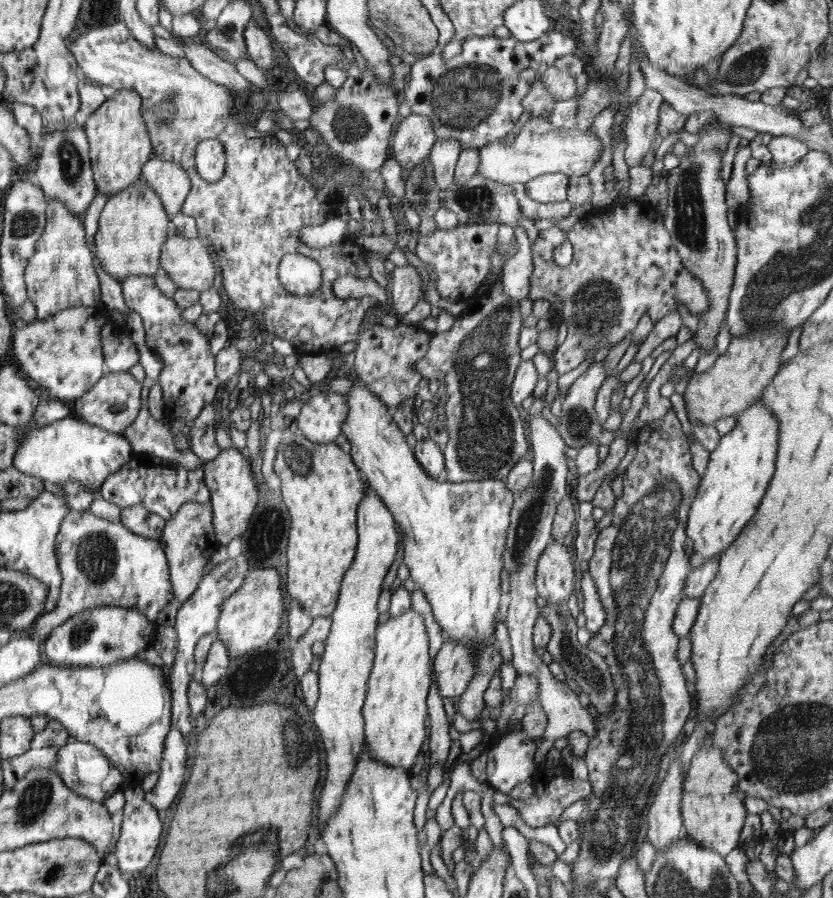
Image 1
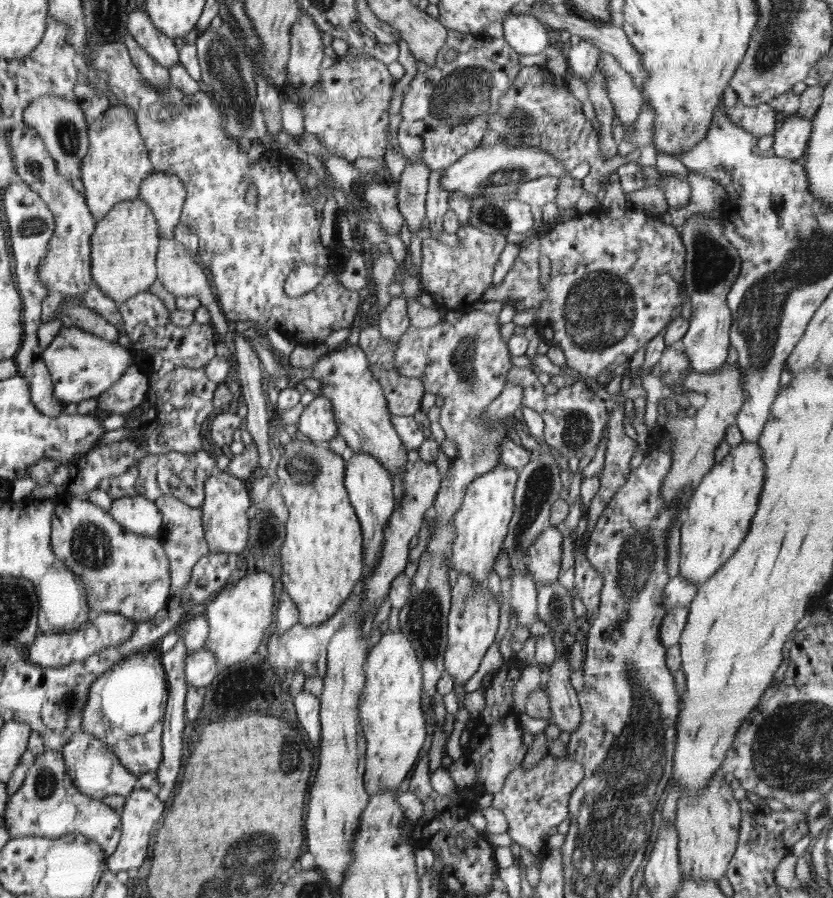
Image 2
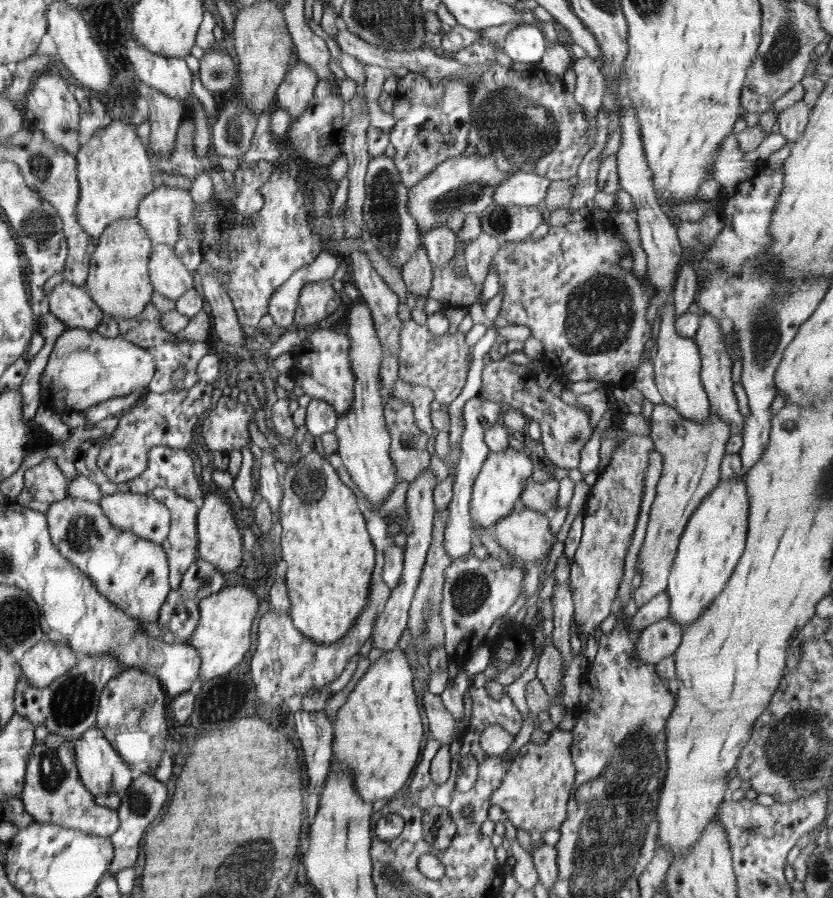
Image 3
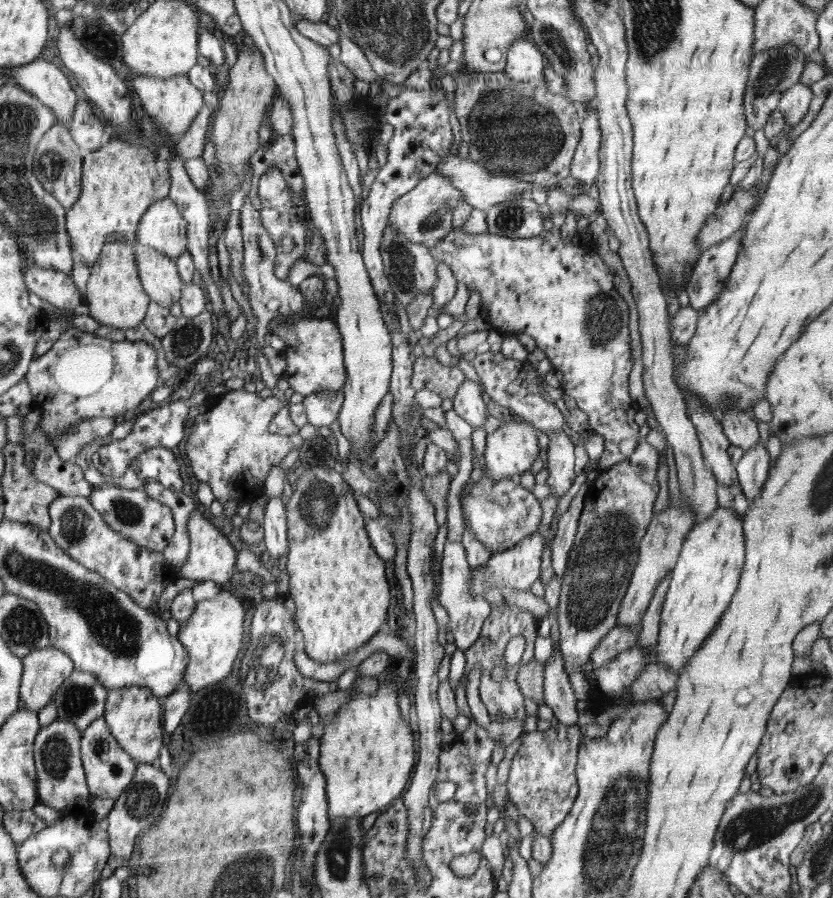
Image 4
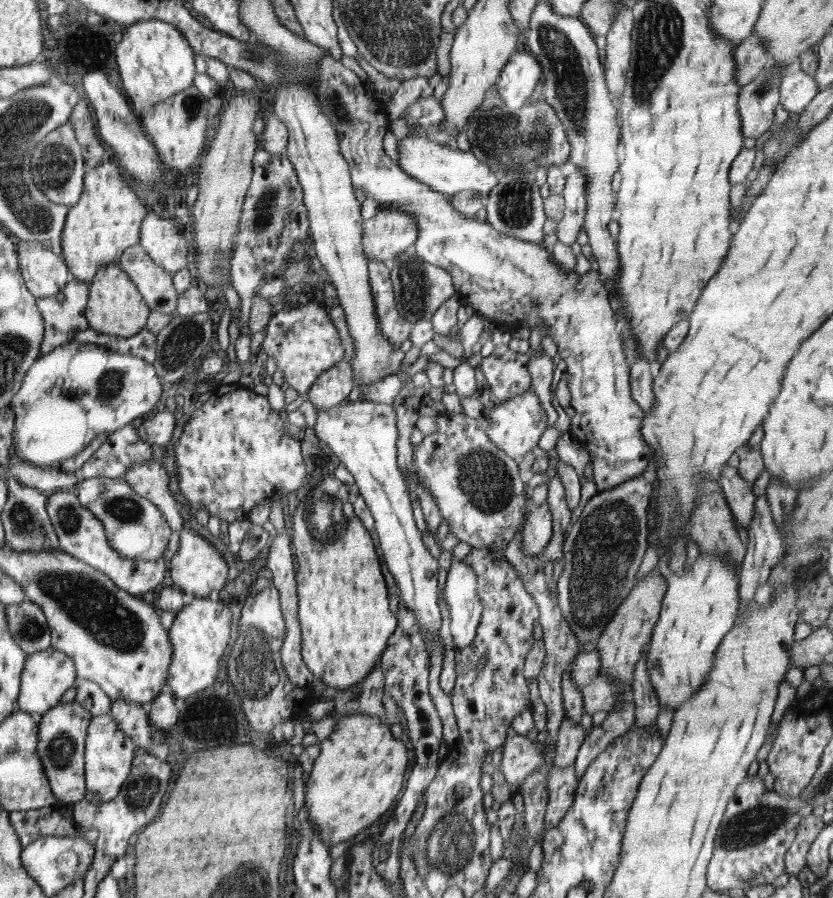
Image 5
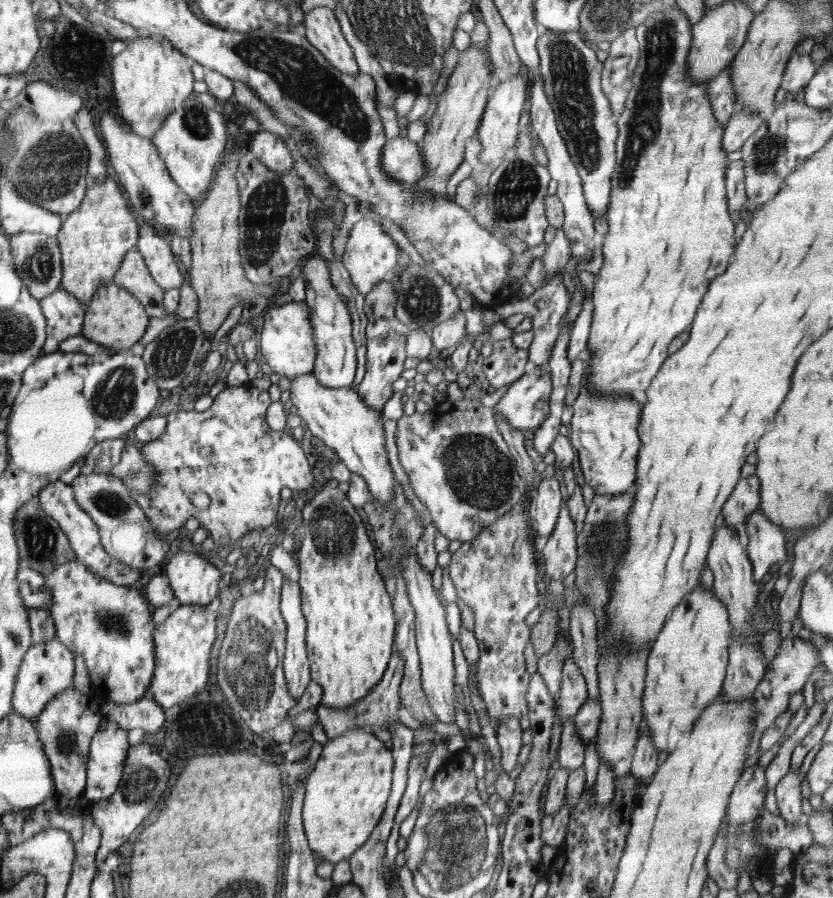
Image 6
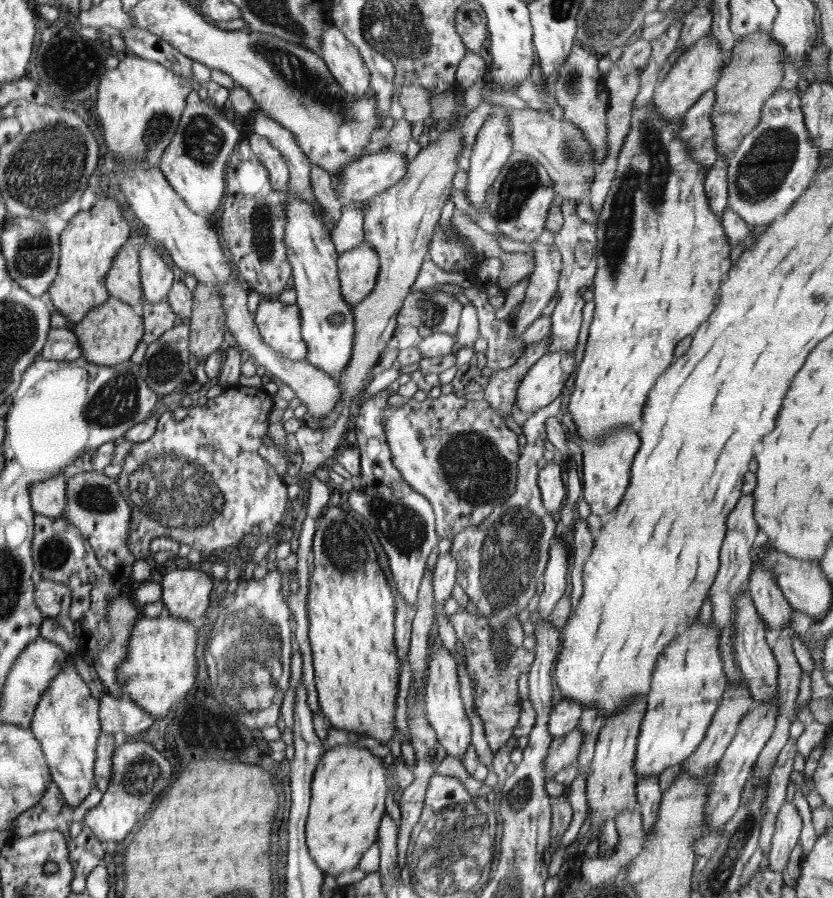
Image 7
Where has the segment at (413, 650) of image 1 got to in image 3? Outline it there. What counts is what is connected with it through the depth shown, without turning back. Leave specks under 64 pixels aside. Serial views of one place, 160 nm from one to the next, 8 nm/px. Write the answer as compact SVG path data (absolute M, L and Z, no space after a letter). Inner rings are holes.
M402 648L383 652L367 669L363 677L350 692L344 705L340 706L333 722L333 758L330 769L339 771L348 769L353 776L353 787L365 800L371 803L377 800L392 799L400 794L404 784L408 782L414 766L420 758L422 746L422 718L416 705L414 693L414 674L410 669L408 658Z

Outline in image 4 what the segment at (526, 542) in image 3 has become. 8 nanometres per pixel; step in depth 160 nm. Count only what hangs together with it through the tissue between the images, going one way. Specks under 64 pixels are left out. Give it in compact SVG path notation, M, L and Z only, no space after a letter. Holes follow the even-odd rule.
M485 464L483 471L480 485L474 485L465 498L460 498L462 517L470 522L470 530L476 540L480 540L492 553L504 552L538 530L543 511L534 494L522 488L518 479L505 478L494 482L487 476Z

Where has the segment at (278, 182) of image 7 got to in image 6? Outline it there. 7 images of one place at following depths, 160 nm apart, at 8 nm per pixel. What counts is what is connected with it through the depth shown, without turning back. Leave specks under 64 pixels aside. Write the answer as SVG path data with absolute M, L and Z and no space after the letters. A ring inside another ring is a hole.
M261 130L249 143L249 151L272 172L288 174L293 172L294 158L279 135Z

